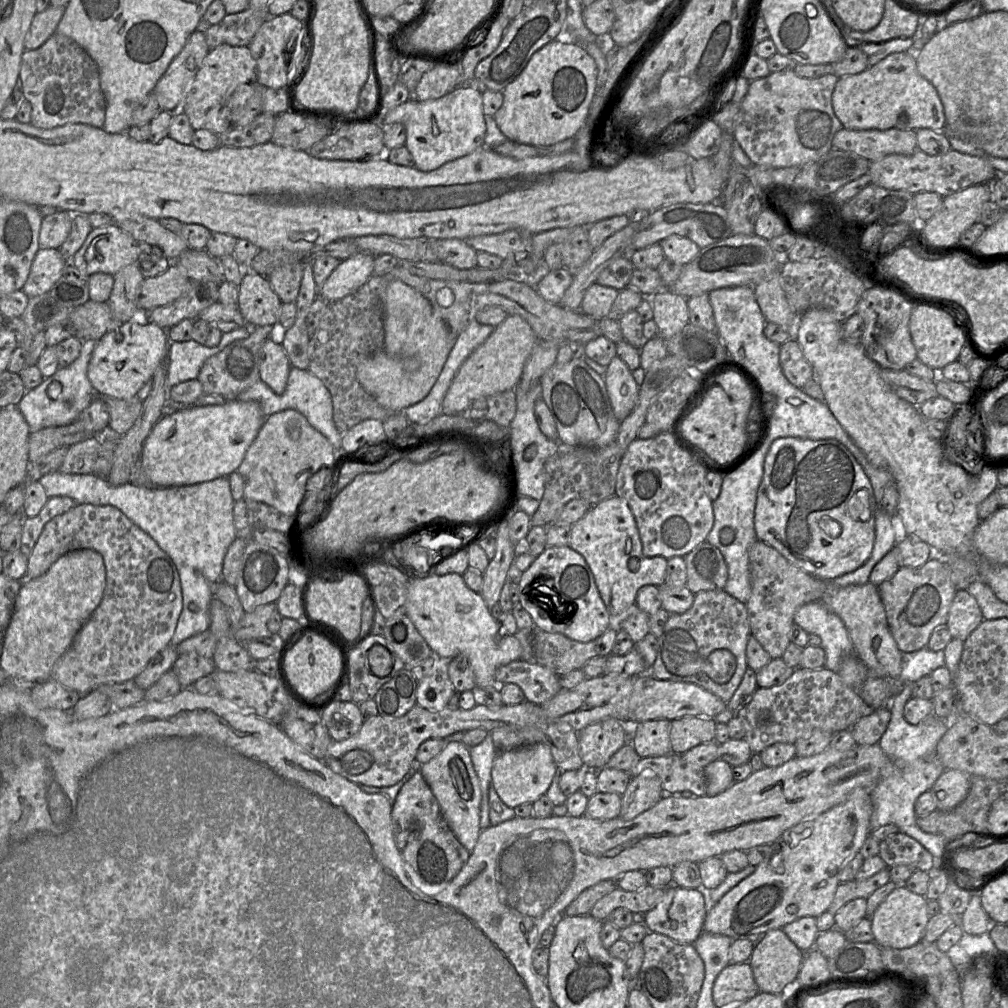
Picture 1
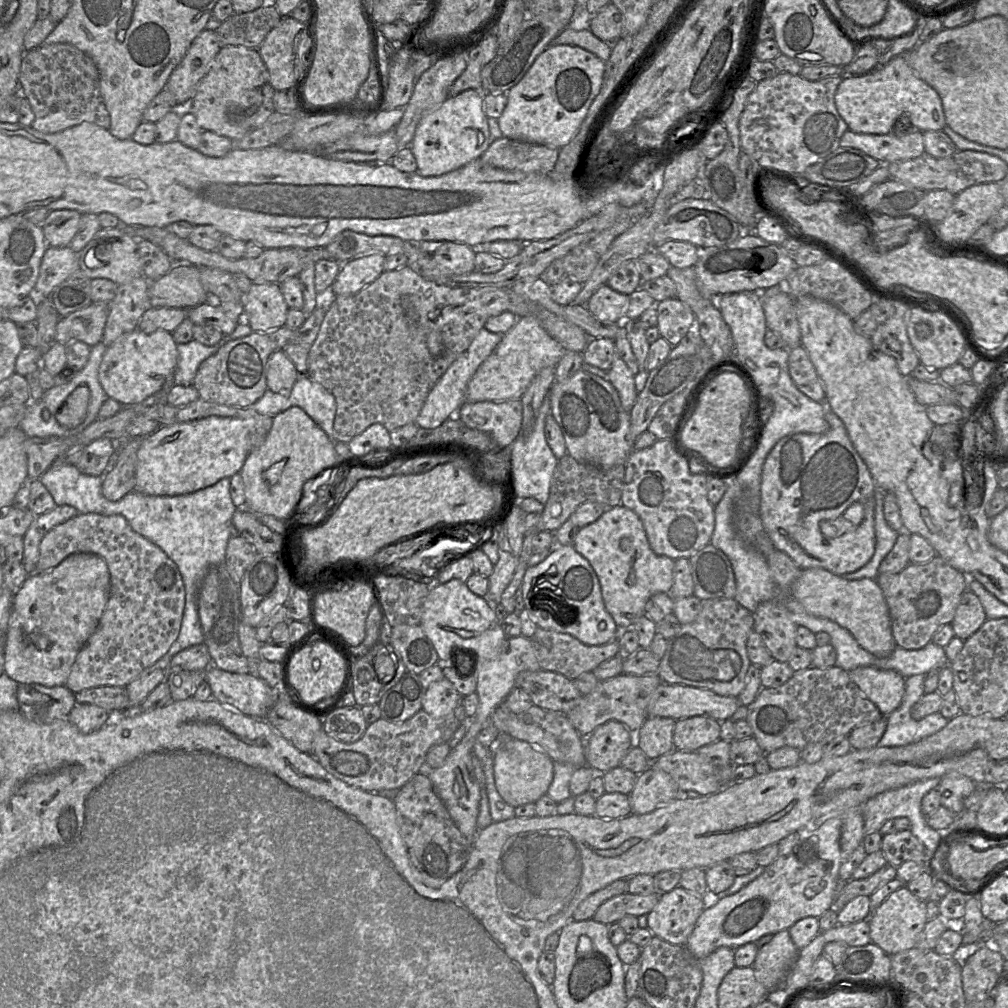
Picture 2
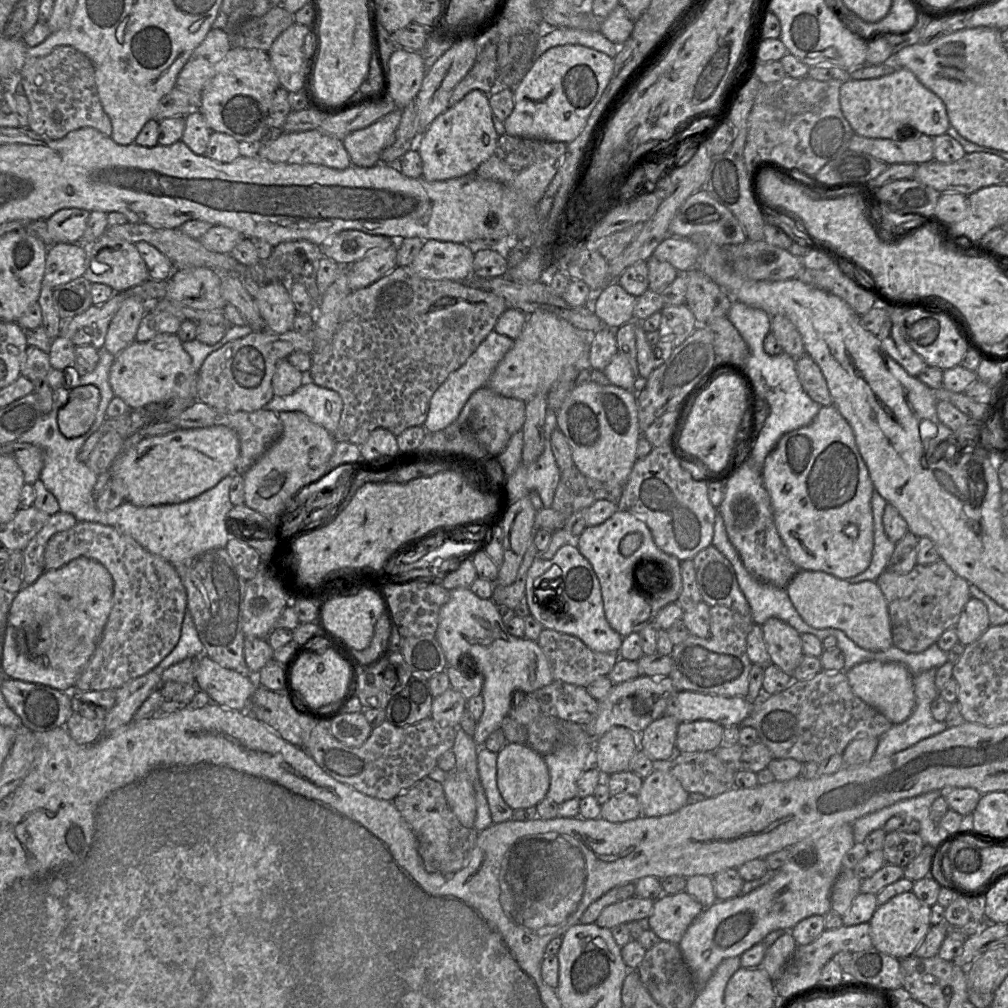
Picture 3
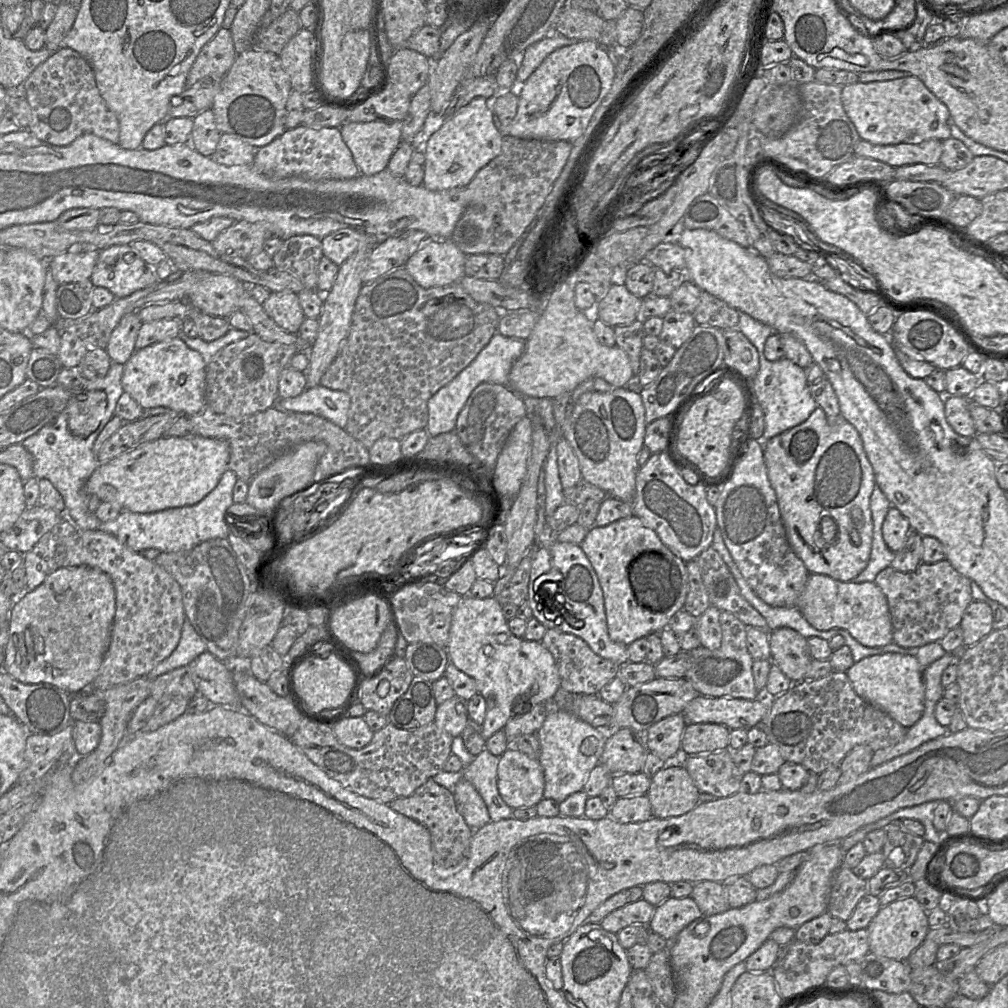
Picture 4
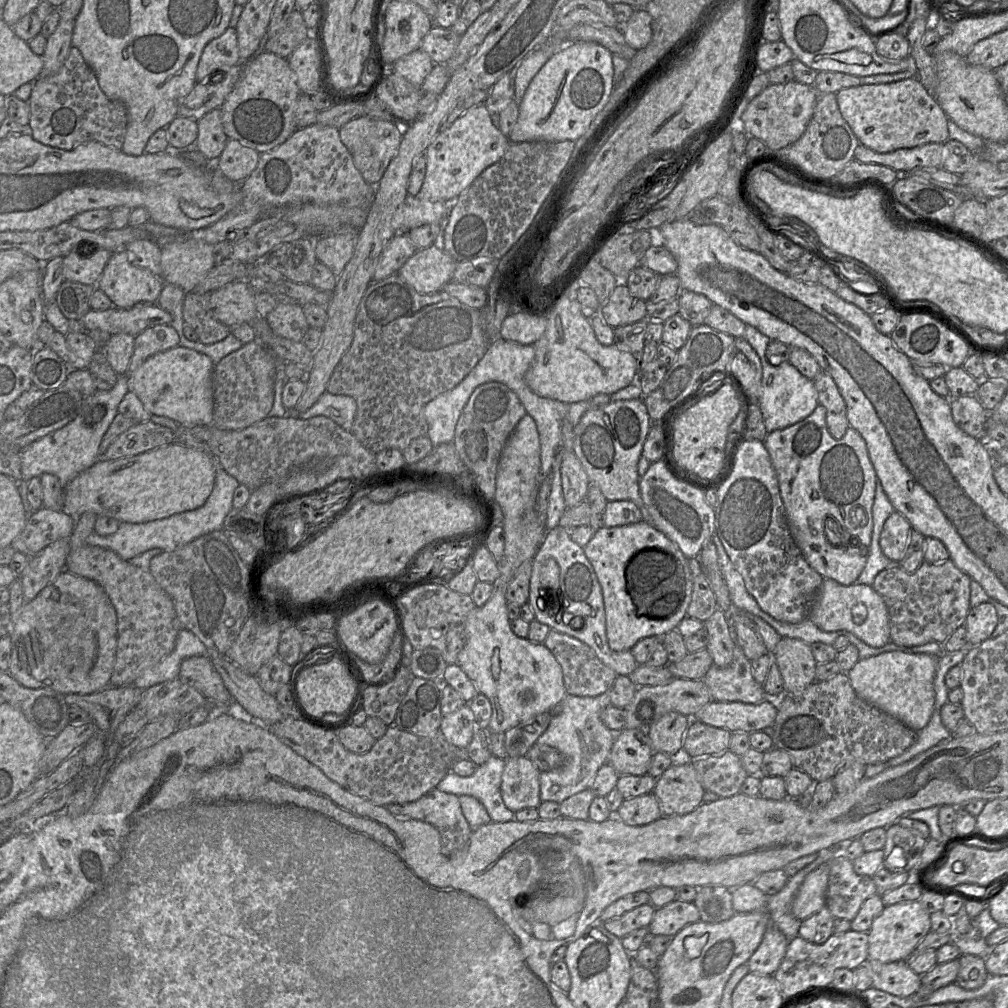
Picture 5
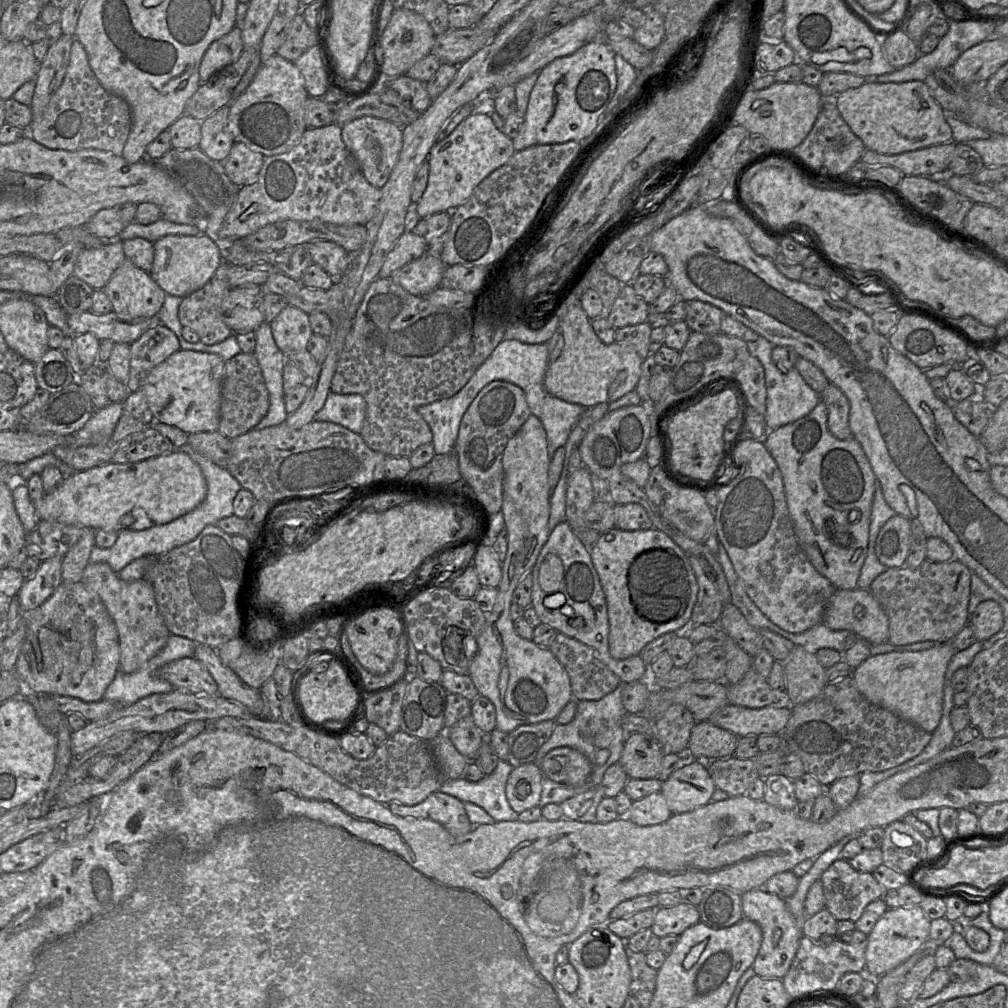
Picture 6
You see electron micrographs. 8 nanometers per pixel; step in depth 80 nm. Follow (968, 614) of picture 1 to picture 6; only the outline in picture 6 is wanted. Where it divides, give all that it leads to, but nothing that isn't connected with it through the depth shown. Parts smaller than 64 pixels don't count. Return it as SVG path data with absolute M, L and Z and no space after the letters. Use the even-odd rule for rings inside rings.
M994 600L981 602L970 615L968 625L974 631L976 641L986 641L1003 627L1001 606Z

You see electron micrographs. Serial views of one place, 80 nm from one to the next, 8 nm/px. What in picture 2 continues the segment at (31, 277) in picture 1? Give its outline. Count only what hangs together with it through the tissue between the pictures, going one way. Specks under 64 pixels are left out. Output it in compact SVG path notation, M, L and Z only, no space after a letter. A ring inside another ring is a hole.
M47 247L41 260L39 274L33 288L35 305L49 298L53 289L79 269L78 253L69 247Z

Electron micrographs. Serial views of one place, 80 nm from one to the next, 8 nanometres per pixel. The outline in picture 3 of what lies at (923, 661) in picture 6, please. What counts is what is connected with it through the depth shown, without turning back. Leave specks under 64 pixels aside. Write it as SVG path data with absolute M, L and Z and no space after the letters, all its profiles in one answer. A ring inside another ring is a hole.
M874 660L854 666L846 675L854 694L893 724L903 723L912 714L915 707L913 675L904 665Z

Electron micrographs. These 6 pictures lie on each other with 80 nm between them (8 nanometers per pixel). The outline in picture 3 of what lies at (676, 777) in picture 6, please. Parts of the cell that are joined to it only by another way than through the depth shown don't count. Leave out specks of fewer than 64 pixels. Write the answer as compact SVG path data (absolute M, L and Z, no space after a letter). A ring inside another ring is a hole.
M657 766L646 778L637 794L641 814L658 817L674 813L689 802L689 793L665 766Z

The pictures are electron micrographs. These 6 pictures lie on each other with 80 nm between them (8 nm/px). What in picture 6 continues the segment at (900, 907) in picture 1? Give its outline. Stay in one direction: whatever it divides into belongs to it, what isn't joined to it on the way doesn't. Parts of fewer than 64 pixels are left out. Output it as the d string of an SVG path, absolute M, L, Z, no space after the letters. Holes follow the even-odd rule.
M920 906L887 909L868 935L866 948L868 975L881 977L911 957L929 938L930 922Z

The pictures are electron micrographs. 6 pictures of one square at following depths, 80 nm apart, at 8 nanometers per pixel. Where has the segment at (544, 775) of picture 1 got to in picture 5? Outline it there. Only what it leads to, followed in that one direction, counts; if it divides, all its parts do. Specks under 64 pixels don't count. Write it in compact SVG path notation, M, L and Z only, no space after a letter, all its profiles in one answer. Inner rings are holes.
M526 756L506 758L501 795L513 812L540 805L540 771Z

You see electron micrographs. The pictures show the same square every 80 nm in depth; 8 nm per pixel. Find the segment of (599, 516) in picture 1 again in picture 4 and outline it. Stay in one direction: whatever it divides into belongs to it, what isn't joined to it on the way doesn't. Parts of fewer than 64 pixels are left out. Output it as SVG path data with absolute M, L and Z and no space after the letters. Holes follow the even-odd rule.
M631 516L607 526L595 526L588 530L579 546L599 579L604 596L608 634L613 641L629 645L639 638L660 633L668 627L670 619L683 609L689 592L687 563L665 546L656 532L648 528L640 518Z

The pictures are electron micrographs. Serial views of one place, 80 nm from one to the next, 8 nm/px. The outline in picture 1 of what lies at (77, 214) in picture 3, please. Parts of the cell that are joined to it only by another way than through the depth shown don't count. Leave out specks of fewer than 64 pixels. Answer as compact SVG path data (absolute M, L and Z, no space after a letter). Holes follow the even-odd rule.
M57 210L43 217L38 236L39 249L59 249L69 235L72 213Z

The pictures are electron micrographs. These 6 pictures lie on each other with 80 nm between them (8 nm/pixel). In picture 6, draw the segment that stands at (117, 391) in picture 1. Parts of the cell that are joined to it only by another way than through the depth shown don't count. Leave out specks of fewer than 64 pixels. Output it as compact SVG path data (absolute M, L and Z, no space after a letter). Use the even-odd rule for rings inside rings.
M179 349L155 366L141 387L153 417L187 434L218 431L225 361L213 353Z

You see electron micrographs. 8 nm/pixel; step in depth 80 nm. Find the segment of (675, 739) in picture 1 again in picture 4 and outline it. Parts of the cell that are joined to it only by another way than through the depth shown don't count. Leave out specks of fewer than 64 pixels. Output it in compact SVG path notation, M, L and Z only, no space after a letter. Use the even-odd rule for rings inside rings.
M688 723L681 738L681 750L688 756L729 748L730 729L715 723Z

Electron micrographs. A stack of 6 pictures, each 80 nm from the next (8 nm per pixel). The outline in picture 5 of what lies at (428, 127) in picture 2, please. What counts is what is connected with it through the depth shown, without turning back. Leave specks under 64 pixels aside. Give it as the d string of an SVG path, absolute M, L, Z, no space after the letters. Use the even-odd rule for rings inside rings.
M485 104L469 108L450 127L439 131L427 147L426 174L417 196L431 202L452 203L486 168L504 156L508 146L508 138L493 125Z

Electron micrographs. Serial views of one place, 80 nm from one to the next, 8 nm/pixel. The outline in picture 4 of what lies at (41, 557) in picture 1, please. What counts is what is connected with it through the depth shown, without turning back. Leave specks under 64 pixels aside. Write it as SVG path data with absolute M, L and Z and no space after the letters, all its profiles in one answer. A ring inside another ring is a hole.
M77 530L65 537L55 552L57 568L90 566L98 568L111 578L116 599L116 611L111 631L111 641L104 655L99 672L91 689L105 690L146 676L155 666L167 658L176 648L185 620L182 592L176 580L154 560L148 560L122 544L114 535L96 530Z

